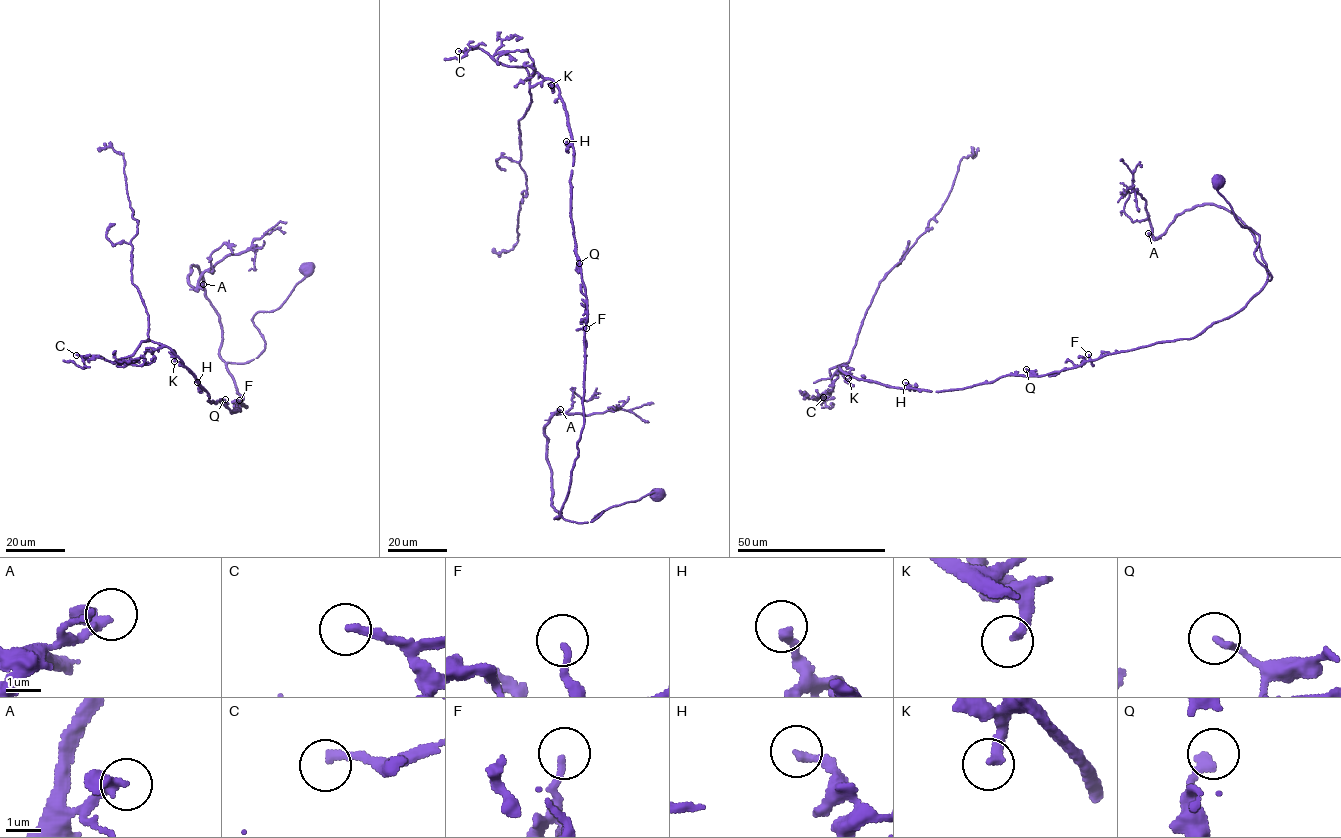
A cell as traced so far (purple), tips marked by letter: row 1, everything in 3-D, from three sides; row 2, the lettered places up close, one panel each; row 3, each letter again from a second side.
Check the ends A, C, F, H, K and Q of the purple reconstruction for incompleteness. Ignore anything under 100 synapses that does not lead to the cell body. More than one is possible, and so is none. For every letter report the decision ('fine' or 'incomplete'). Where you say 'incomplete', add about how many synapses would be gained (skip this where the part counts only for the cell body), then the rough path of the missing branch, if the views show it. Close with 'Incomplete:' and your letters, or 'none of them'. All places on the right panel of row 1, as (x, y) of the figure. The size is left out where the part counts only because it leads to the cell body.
A: fine
C: incomplete | 160 syn | (823, 397), (865, 429), (872, 445), (887, 447), (888, 455), (894, 457), (891, 455)
F: fine
H: fine
K: fine
Q: fine
Incomplete: C

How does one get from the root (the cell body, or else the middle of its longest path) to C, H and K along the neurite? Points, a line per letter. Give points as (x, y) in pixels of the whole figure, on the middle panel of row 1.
C: (657, 493), (590, 522), (561, 515), (584, 424), (572, 136), (550, 79), (530, 86), (525, 67), (458, 51)
H: (657, 493), (610, 506), (590, 522), (561, 515), (584, 424), (587, 311), (570, 214), (574, 149), (566, 141)
K: (657, 493), (590, 522), (561, 515), (584, 424), (586, 300), (570, 214), (572, 136), (551, 85)

